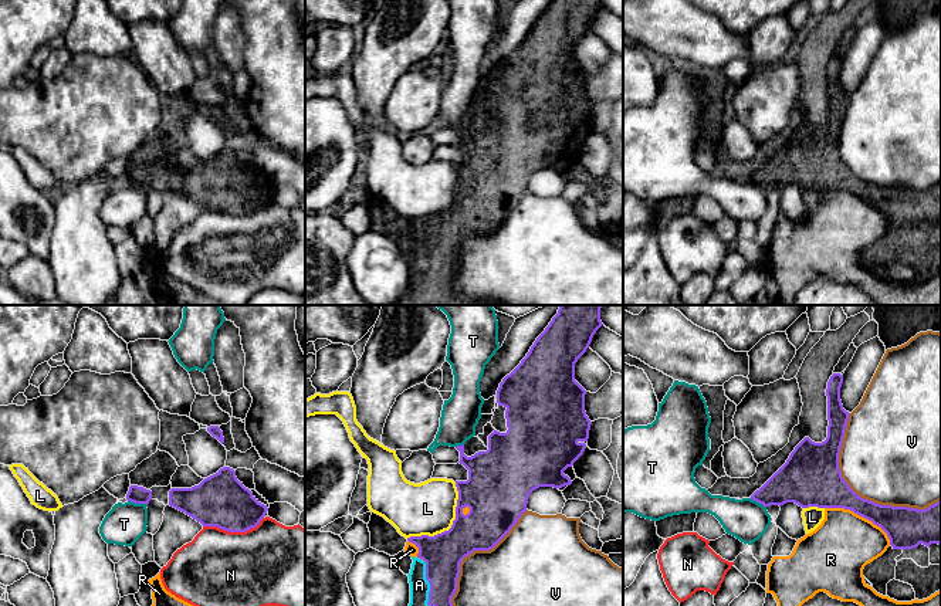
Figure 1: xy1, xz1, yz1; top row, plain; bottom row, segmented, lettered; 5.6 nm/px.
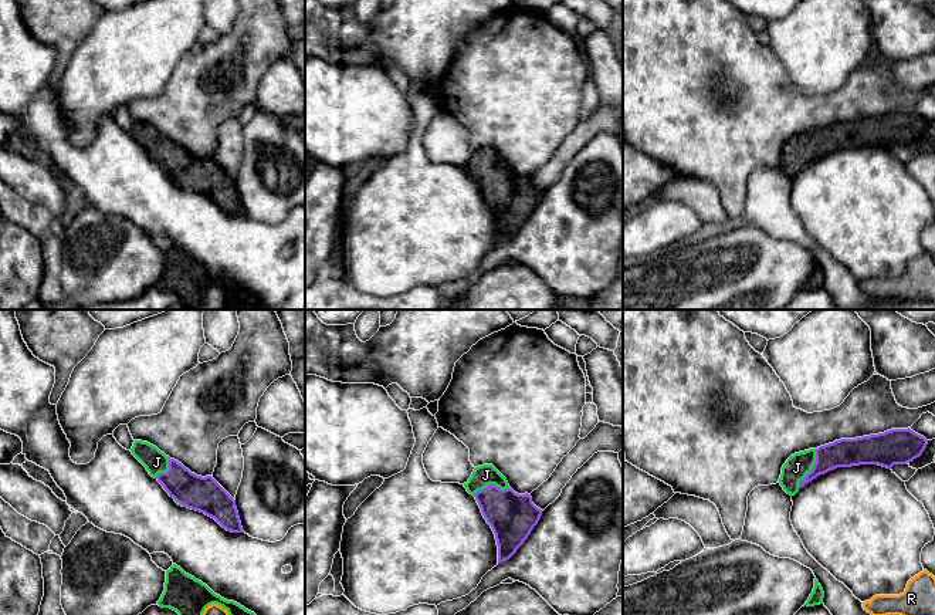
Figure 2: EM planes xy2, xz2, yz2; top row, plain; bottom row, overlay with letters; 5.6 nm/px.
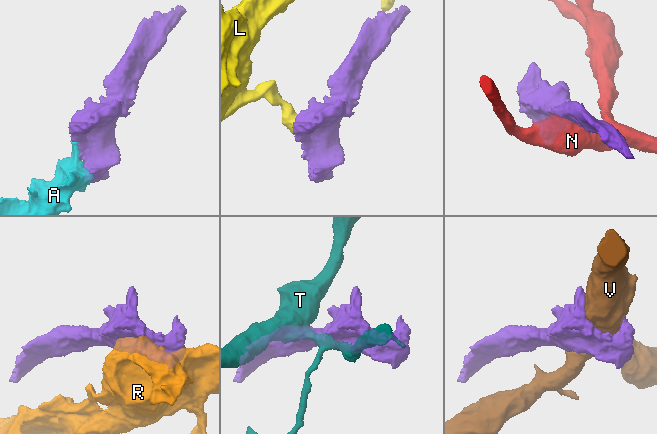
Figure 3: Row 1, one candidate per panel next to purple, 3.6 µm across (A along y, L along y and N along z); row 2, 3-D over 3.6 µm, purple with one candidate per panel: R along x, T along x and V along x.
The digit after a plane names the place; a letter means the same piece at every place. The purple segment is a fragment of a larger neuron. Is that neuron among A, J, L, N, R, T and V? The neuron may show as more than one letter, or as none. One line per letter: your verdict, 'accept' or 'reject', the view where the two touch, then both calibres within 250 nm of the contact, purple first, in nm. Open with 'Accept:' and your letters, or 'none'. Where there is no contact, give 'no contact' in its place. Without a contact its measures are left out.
Accept: A, J
A: accept; meets purple in xz1; 220 nm thick on the purple side, 180 nm on the other
J: accept; meets purple in yz2; 160 nm thick on the purple side, 140 nm on the other
L: reject; meets purple in xz1; 280 nm thick on the purple side, 300 nm on the other
N: reject; meets purple in xy1; 300 nm thick on the purple side, 500 nm on the other
R: reject; meets purple in yz1; 220 nm thick on the purple side, 360 nm on the other
T: reject; meets purple in xy1; 100 nm thick on the purple side, 220 nm on the other
V: reject; meets purple in xz1; 260 nm thick on the purple side, 420 nm on the other

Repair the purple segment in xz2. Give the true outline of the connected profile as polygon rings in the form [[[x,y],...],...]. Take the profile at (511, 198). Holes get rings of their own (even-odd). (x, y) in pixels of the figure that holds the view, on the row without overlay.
[[[492,146],[475,149],[464,169],[475,179],[495,216],[498,246],[509,241],[538,206],[543,192],[532,185],[531,176],[515,175]]]

